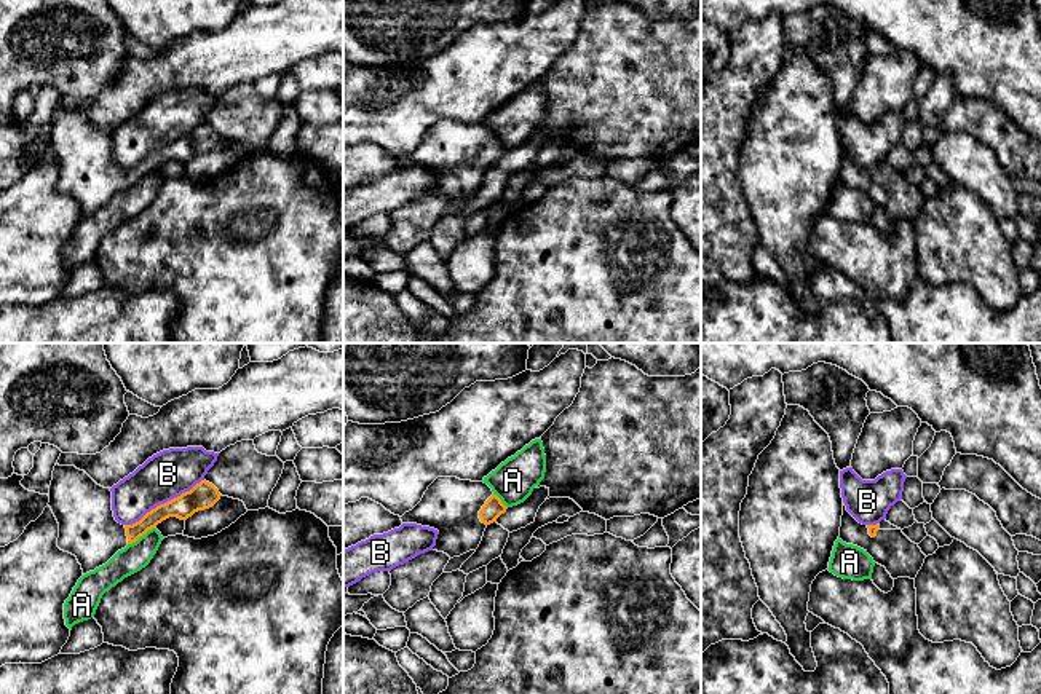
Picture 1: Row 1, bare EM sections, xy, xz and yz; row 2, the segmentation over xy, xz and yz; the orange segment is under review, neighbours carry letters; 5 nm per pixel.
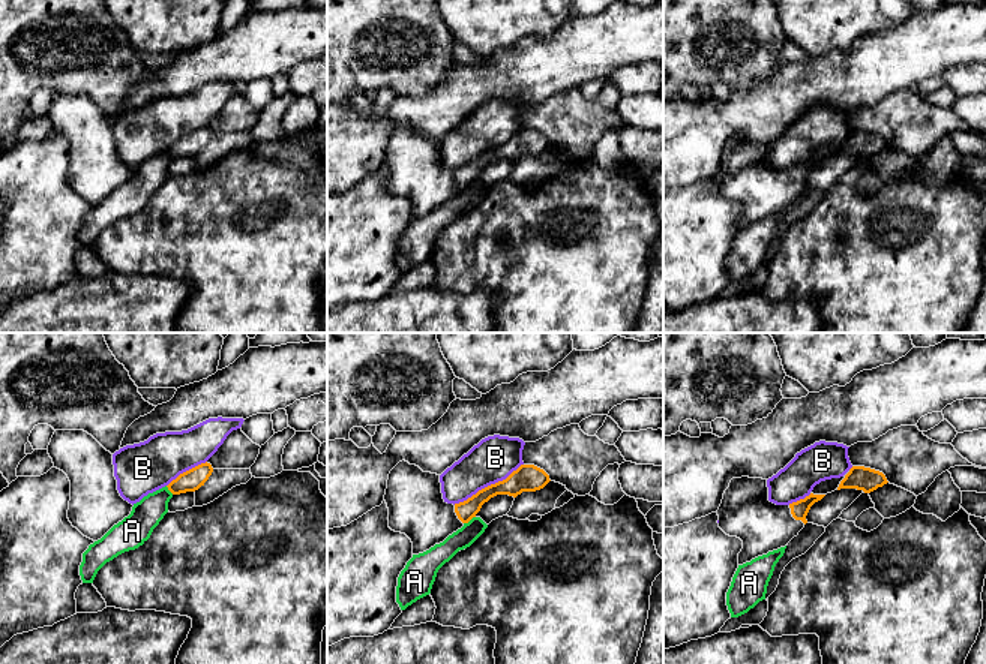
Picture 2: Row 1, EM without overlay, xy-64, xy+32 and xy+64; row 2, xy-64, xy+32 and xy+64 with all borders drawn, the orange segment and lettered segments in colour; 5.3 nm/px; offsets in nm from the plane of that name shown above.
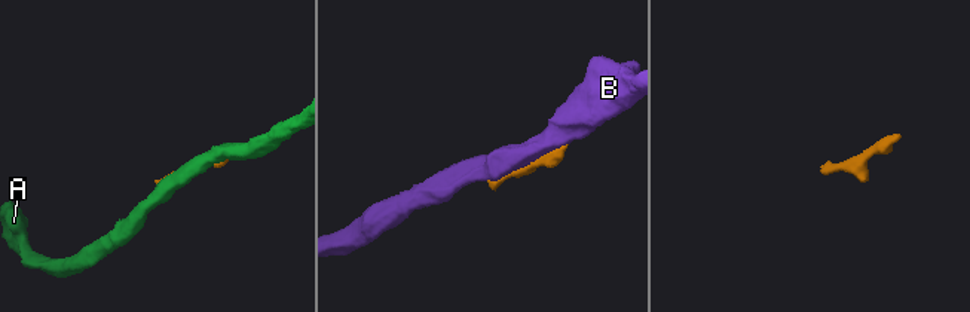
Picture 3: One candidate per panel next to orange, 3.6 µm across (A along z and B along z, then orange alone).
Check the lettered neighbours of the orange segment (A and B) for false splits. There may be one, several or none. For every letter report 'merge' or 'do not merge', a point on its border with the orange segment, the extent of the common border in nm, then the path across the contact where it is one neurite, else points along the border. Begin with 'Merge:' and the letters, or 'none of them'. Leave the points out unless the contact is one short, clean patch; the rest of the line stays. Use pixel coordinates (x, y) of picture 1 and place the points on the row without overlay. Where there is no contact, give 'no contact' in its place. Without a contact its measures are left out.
Merge: none of them
A: do not merge; meets orange in xy at (141, 177); contact 160 nm long
B: do not merge; meets orange in xy at (165, 145); contact 460 nm long

